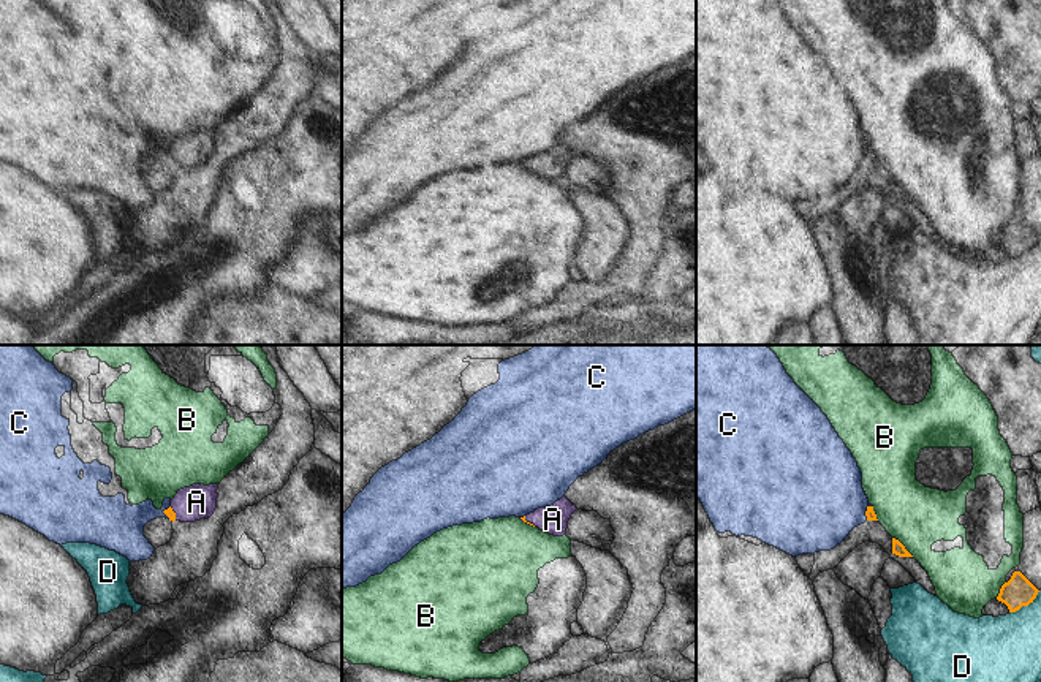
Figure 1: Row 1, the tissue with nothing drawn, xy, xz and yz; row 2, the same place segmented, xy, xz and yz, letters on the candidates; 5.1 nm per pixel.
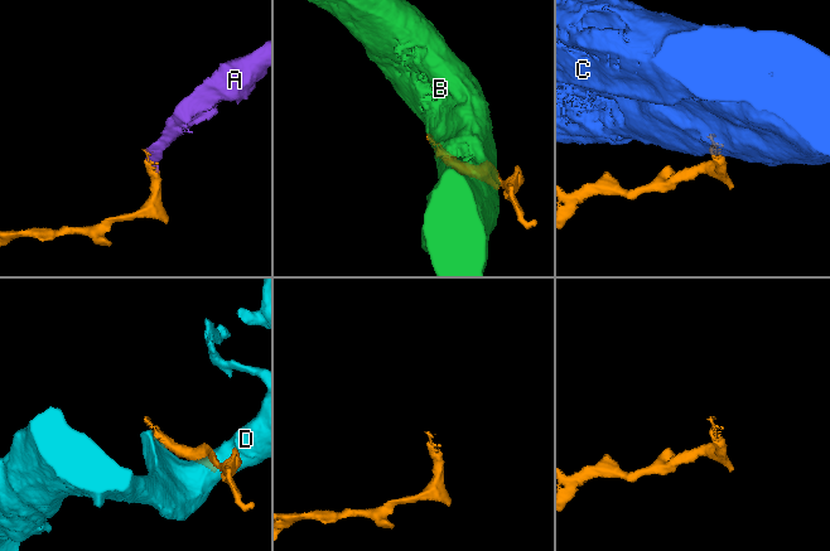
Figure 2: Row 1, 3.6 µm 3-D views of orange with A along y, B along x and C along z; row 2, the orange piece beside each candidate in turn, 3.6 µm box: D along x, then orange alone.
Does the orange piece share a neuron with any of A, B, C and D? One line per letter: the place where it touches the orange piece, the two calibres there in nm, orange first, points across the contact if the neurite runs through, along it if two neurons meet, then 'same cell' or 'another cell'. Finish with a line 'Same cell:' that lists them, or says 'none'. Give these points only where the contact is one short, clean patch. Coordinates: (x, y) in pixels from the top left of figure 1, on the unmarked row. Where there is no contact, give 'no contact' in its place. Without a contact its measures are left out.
A: contact xy (174, 159); calibres 50 and 180 nm; way xy (170, 159), (174, 159), (196, 147); same cell
B: contact yz (904, 192); calibres 70 and 320 nm; another cell
C: contact xy (163, 157); calibres 50 and 240 nm; border xy (170, 151), (163, 157), (168, 163); another cell
D: contact yz (1025, 250); calibres 150 and 340 nm; another cell
Same cell: A

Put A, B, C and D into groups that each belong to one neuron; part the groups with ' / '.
A / B / C / D

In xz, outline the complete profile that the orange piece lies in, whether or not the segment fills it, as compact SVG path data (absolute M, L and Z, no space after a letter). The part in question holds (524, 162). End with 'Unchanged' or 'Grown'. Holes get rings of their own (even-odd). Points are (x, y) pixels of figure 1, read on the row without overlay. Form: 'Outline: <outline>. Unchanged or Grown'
Outline: M562 142L554 150L538 153L520 165L549 180L563 182L568 174L568 166L576 155L576 150L573 150L566 142Z. Grown

